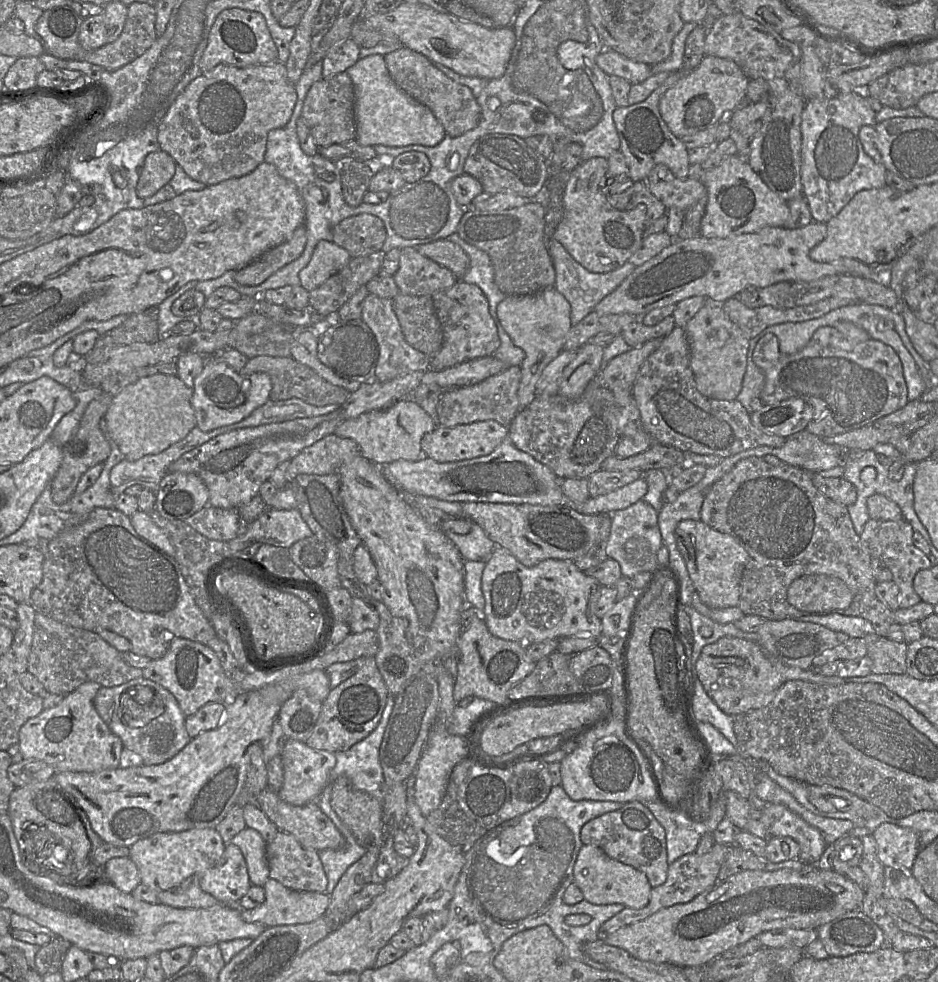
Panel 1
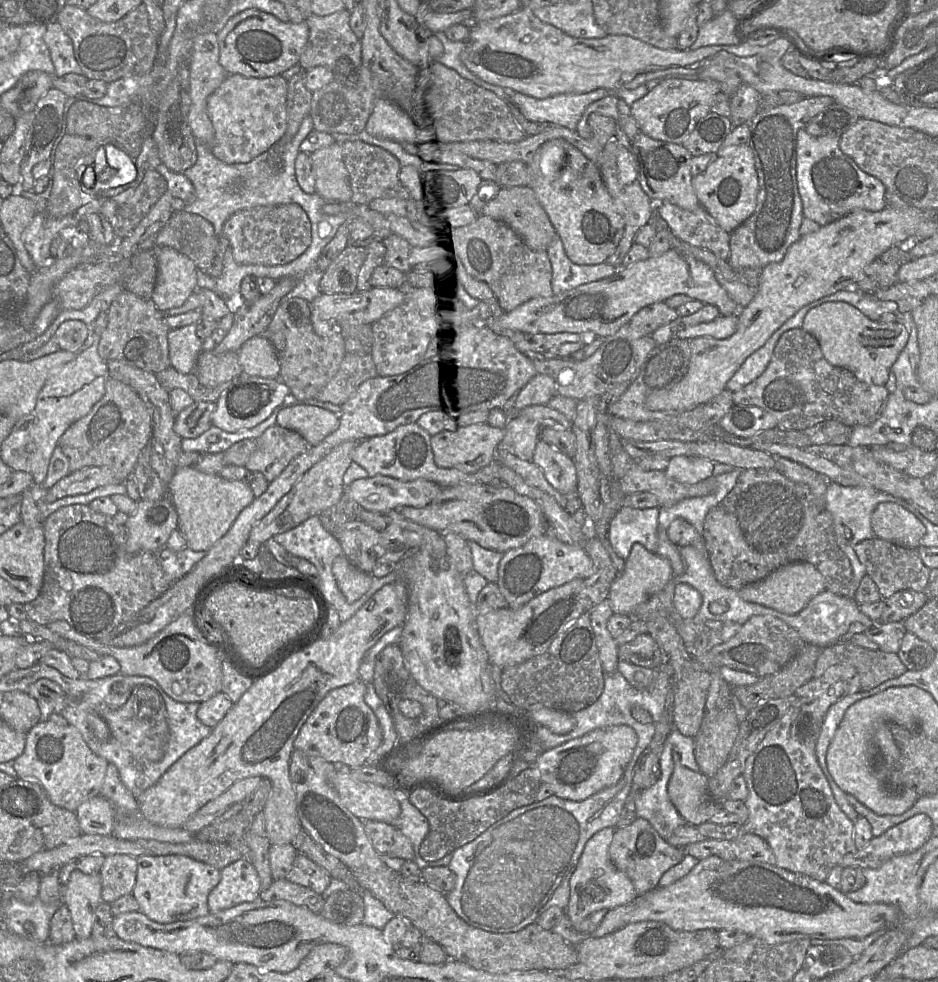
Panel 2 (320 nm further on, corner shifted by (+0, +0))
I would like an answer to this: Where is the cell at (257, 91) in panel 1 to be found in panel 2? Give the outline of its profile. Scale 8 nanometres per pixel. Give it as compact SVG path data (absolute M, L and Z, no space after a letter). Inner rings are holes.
M229 74L208 97L207 113L214 128L213 155L227 164L247 163L266 152L287 129L288 81L281 75L254 78Z

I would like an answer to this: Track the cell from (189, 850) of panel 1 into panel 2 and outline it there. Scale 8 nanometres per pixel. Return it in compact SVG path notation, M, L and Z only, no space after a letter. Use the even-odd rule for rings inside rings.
M141 855L137 860L136 883L132 892L139 904L139 911L151 920L167 924L192 920L210 913L208 896L221 880L221 870L182 855Z

